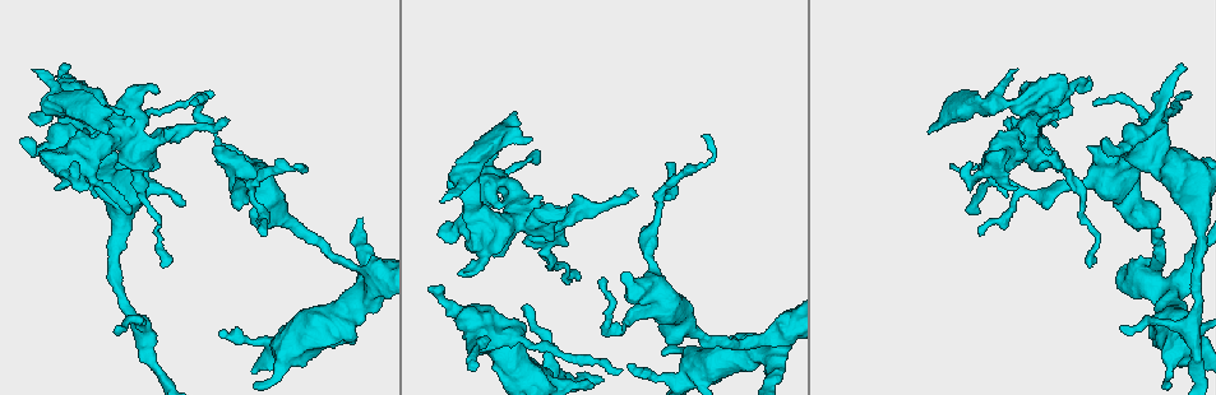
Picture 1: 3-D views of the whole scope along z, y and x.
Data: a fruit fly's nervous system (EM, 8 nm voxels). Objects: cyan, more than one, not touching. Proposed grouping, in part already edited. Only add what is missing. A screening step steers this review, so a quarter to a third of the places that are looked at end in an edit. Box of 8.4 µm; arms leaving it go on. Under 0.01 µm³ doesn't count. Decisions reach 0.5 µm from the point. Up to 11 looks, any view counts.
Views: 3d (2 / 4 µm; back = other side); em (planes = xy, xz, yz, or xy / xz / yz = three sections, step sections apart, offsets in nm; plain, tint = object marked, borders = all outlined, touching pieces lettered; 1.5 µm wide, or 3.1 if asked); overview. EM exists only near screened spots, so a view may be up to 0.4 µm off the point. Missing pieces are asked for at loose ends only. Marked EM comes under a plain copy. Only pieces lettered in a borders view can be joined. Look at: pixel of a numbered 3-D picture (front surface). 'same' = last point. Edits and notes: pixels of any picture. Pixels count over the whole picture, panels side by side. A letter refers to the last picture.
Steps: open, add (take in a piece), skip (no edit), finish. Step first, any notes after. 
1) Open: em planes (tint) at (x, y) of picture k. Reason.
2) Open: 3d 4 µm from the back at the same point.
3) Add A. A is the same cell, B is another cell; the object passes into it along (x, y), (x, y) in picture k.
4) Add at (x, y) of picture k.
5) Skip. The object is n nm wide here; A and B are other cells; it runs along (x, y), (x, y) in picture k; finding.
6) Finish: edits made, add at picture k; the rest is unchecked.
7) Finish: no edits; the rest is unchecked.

Open: 3d 4 µm at (23, 143) of picture 1. Branch stops here.

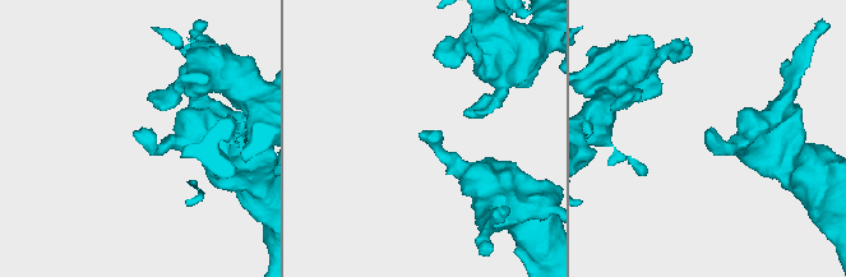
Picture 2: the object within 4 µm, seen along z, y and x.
Open: em xy step 4 (tint) at (706, 134) of picture 2. Now the EM.

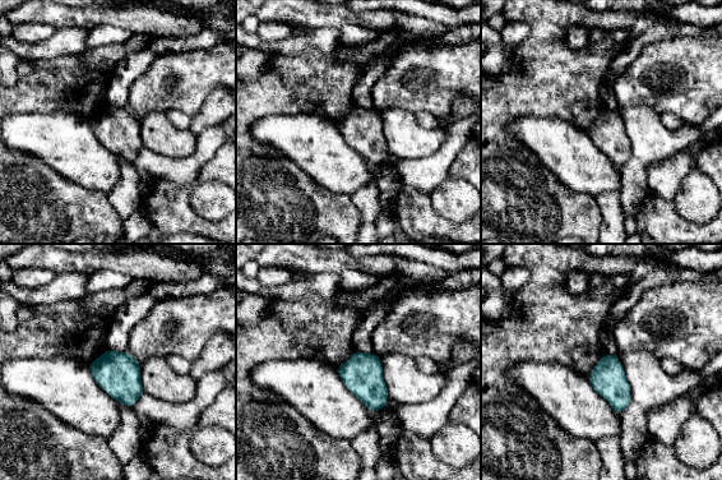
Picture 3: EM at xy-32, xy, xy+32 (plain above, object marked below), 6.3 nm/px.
Open: em planes (borders) at the same point. Another direction.

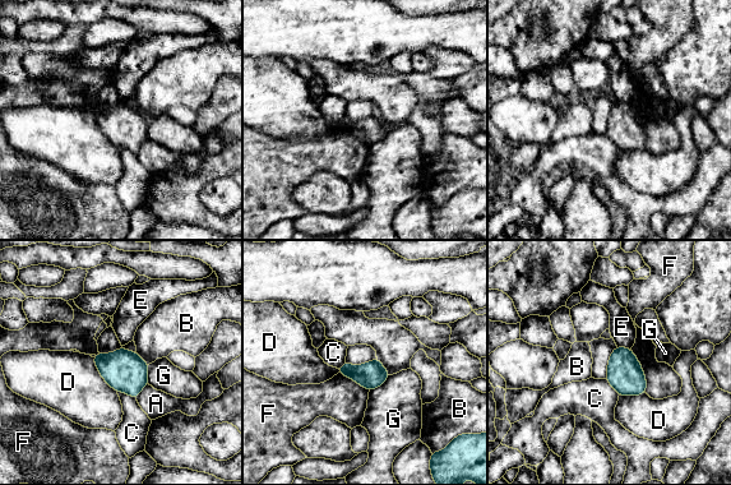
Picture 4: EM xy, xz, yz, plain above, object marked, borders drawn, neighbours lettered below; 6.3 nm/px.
Skip. A, B, C, D, E, F and G are other cells; none of them fits.

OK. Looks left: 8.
Open: em planes (borders) at (1011, 187) of picture 1. Free end.

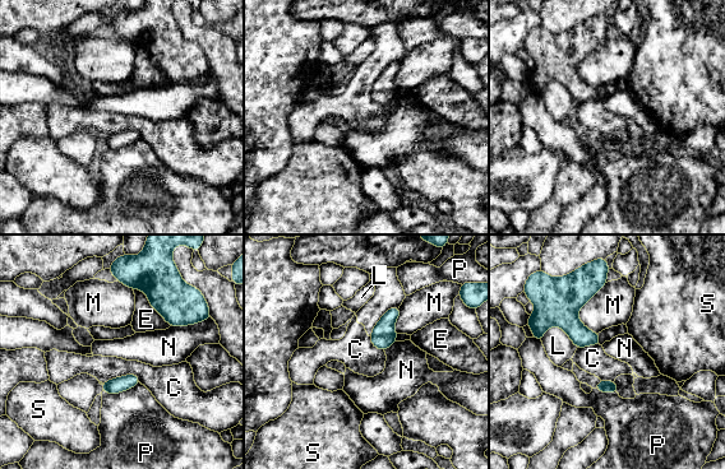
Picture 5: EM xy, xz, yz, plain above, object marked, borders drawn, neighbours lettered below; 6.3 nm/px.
Skip. C, E, L, M, N, P and S are other cells; a border runs along (139, 382), (118, 393), (102, 391) in picture 5; no lettered piece goes on from it.

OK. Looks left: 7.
Open: em planes (borders) at (928, 133) of picture 1. Branch stops here.

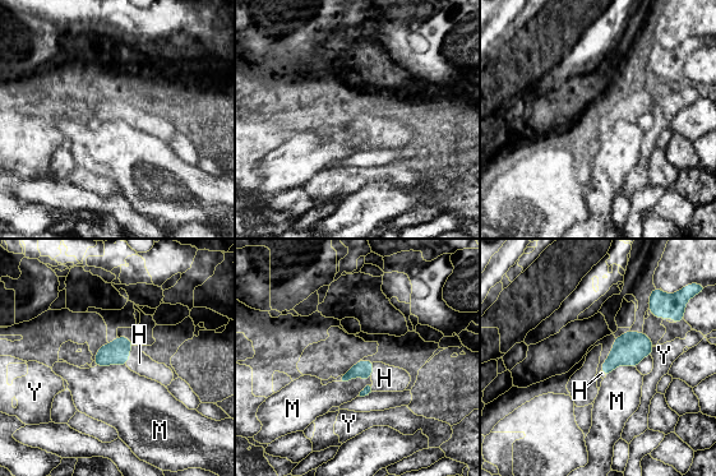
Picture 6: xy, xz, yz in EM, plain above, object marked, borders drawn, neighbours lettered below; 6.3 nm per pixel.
Add H. H is the same cell, M and Y are other cells; the object passes into it along (118, 352), (129, 355), (139, 363) in picture 6; the neuron continues.

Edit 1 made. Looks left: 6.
Open: overview. Redraw.

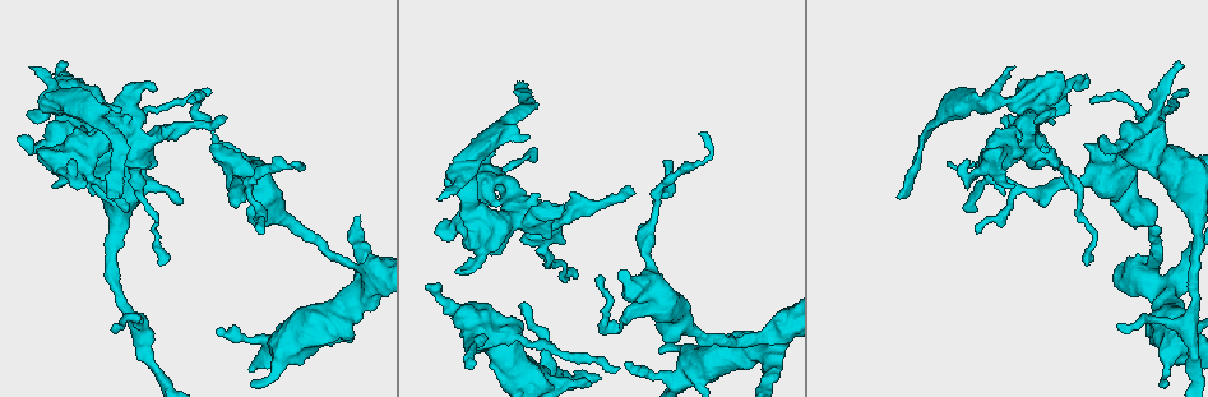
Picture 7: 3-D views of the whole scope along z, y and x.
Open: 3d 2 µm at (29, 67) of picture 7. An open end.

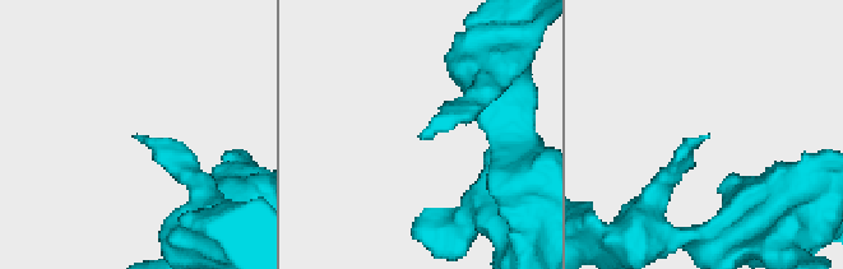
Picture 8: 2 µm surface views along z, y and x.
Open: em planes (borders) at (423, 137) of picture 8. Need the tissue.

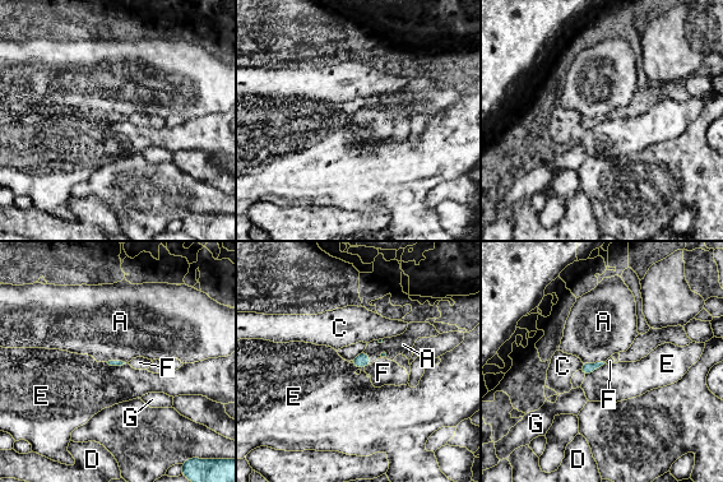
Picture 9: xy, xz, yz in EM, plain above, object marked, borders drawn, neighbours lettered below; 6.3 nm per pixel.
Add F. F is the same cell, A, C, D, E and G are other cells; the object passes into it along (362, 360), (367, 365), (383, 371) in picture 9; it goes on there.

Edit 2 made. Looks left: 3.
Finish: edits made, add at picture 6, add at picture 9; the rest is unchecked.

